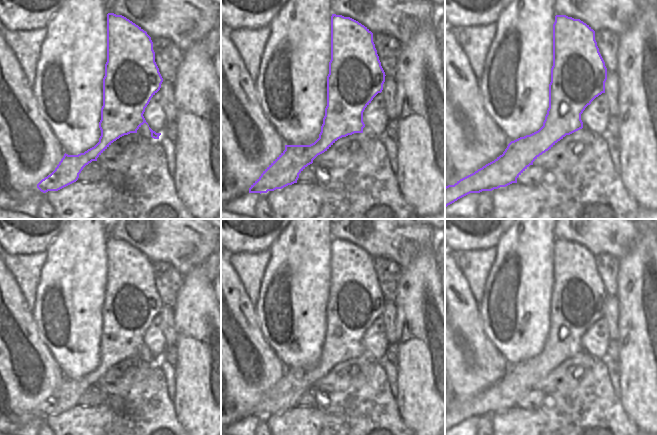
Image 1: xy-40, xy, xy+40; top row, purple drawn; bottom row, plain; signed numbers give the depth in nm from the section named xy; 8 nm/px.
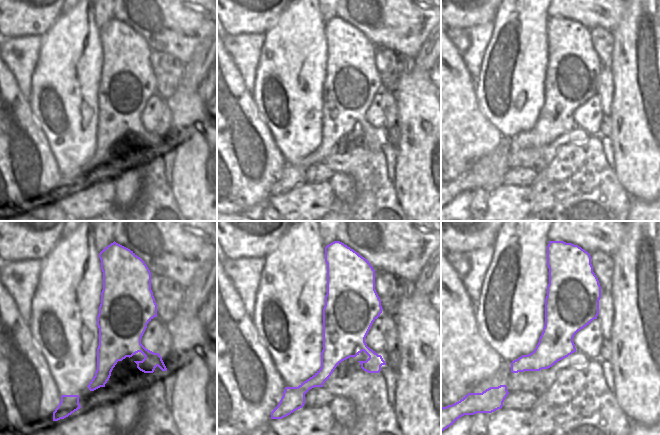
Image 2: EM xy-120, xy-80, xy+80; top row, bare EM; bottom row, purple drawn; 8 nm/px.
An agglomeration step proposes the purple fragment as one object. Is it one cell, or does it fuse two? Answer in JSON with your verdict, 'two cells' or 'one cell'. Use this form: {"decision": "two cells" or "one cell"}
{"decision": "one cell"}

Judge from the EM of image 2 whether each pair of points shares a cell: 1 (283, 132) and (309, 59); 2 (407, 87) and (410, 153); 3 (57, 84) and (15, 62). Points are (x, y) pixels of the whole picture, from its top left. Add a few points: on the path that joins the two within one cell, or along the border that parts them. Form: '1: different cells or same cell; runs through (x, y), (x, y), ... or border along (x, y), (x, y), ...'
1: same cell; runs through (291, 114), (291, 77)
2: same cell; runs through (416, 103), (416, 137)
3: different cells; border along (39, 48), (29, 94)

